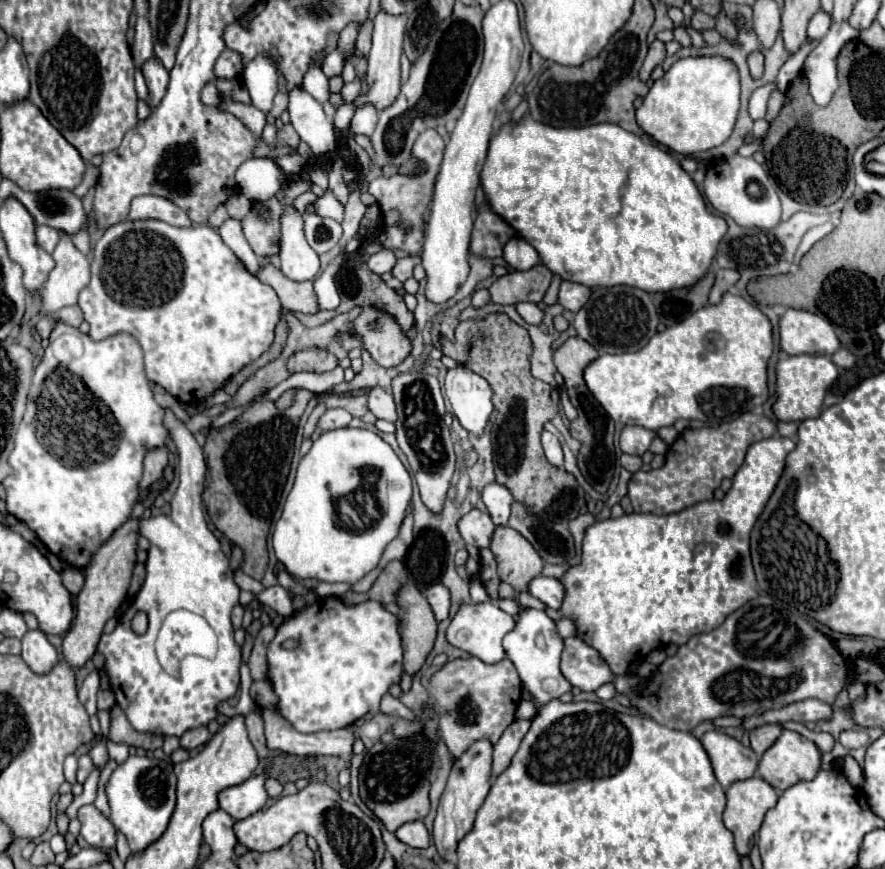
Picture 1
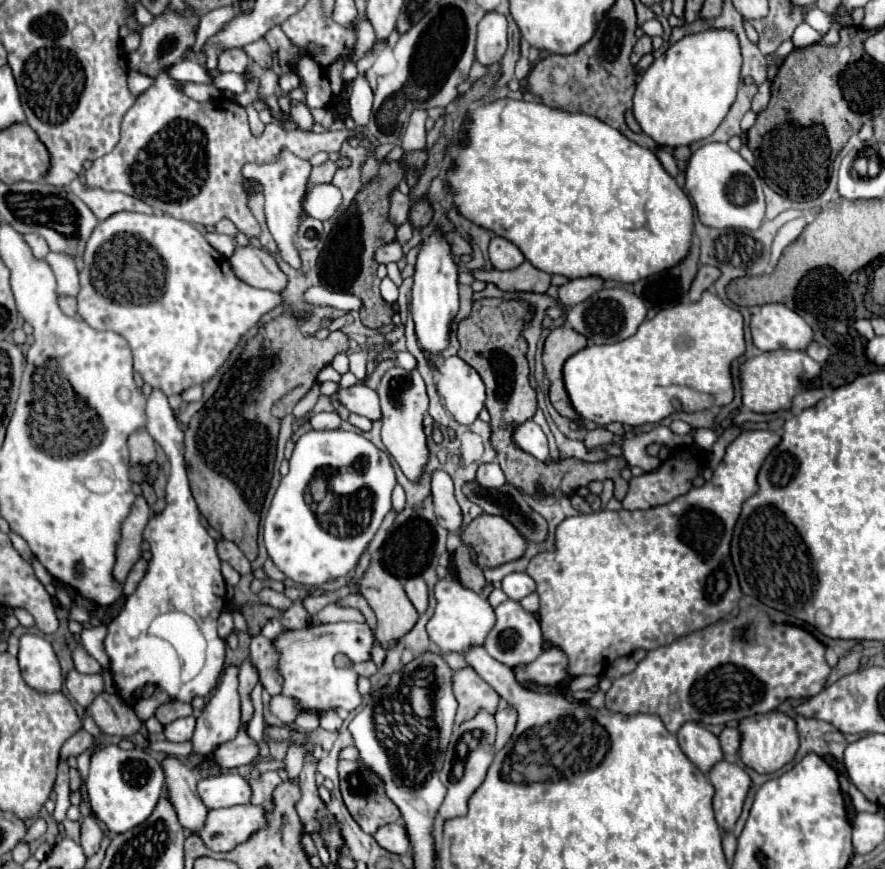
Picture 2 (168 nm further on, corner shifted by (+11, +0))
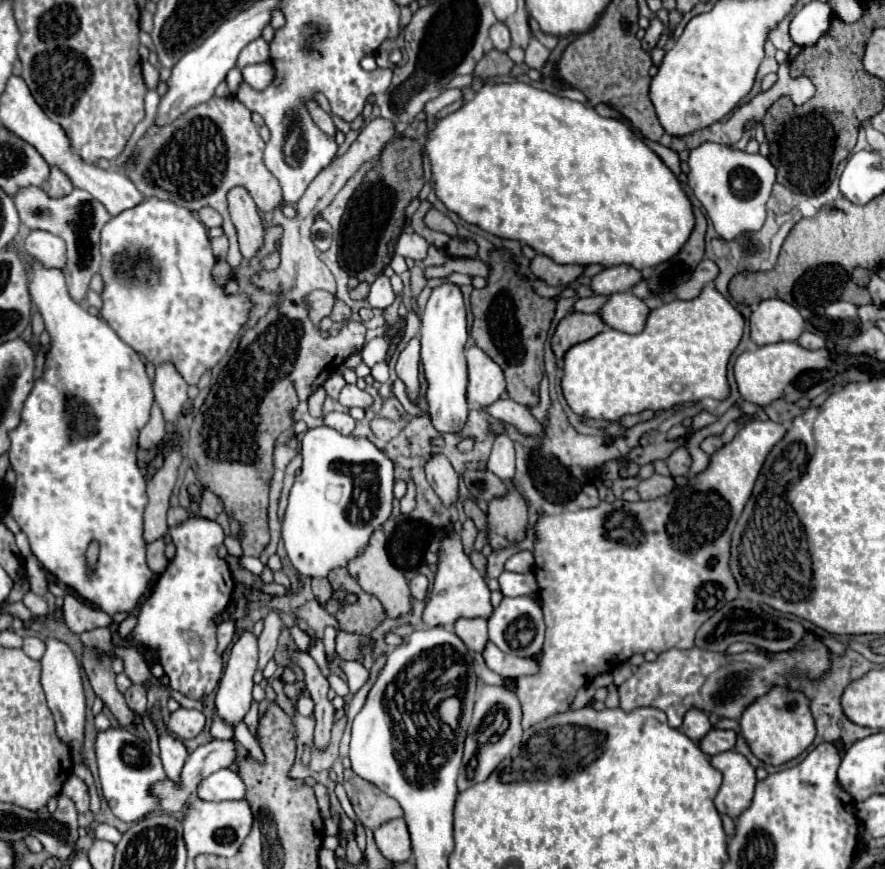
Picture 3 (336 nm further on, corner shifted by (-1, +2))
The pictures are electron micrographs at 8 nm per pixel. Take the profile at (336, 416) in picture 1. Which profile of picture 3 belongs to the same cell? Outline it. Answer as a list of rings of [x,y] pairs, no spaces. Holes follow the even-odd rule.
[[[330,412],[330,414],[324,416],[324,424],[328,428],[338,430],[340,434],[352,434],[356,420],[350,414],[346,414],[346,412]]]

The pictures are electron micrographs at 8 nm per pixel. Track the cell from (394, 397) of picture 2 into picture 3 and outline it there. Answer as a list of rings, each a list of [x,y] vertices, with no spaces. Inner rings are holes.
[[[410,340],[408,346],[402,350],[398,362],[396,362],[396,374],[406,386],[408,400],[412,404],[418,404],[420,396],[420,340]]]

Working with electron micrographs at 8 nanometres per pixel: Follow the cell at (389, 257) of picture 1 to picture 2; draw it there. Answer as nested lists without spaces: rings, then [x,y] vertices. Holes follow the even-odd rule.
[[[396,240],[390,242],[390,244],[386,244],[386,246],[382,246],[382,248],[378,248],[378,252],[376,252],[376,260],[378,260],[380,264],[398,262],[402,256],[404,256],[402,246],[400,246]]]

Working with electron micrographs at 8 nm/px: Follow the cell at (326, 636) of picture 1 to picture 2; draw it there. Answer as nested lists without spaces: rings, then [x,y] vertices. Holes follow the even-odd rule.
[[[336,622],[322,626],[308,626],[302,630],[290,630],[274,640],[274,646],[280,654],[280,674],[284,678],[284,694],[298,698],[302,710],[326,712],[330,708],[354,710],[360,706],[362,696],[358,692],[356,680],[358,674],[346,666],[336,668],[334,656],[346,654],[352,664],[370,660],[374,634],[368,624],[358,622]]]

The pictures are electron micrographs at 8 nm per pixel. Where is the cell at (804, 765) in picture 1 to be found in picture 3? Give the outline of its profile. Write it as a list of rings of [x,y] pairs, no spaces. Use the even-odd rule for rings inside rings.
[[[774,686],[764,698],[758,698],[752,706],[744,710],[740,718],[740,728],[752,754],[768,766],[782,766],[784,762],[800,756],[816,736],[808,698],[802,692],[780,686]]]

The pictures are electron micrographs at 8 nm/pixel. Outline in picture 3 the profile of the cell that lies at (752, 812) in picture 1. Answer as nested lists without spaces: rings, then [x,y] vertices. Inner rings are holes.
[[[722,752],[710,758],[710,764],[724,776],[722,788],[716,794],[716,808],[720,814],[736,820],[750,804],[756,786],[756,774],[750,762],[738,752]]]

